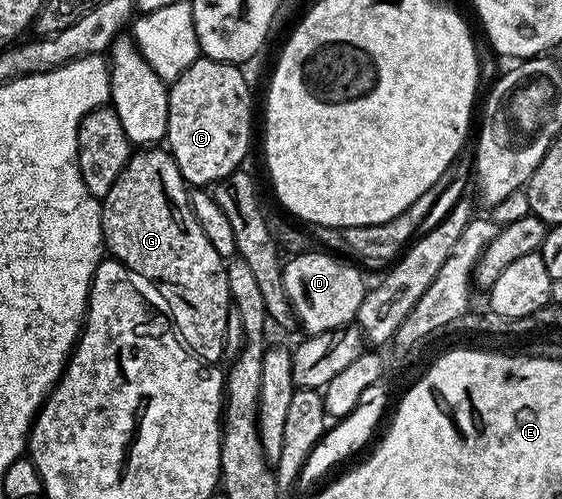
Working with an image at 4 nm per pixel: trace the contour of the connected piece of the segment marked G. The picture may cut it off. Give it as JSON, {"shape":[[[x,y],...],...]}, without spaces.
{"shape":[[[141,148],[136,152],[130,153],[129,163],[123,168],[123,172],[119,172],[119,180],[115,180],[115,184],[111,184],[111,192],[107,192],[107,196],[101,204],[101,231],[105,237],[103,246],[112,257],[118,262],[123,263],[127,268],[131,268],[133,272],[139,272],[141,278],[152,286],[157,296],[167,301],[166,313],[173,323],[173,329],[177,331],[182,342],[206,364],[217,364],[225,358],[225,333],[227,332],[227,312],[231,309],[231,299],[229,297],[229,285],[227,284],[227,262],[226,259],[219,256],[219,252],[215,252],[215,248],[211,248],[207,236],[203,236],[203,228],[199,228],[199,220],[195,220],[195,212],[189,203],[190,187],[183,180],[183,176],[179,172],[179,168],[175,164],[172,154],[165,148]]]}

